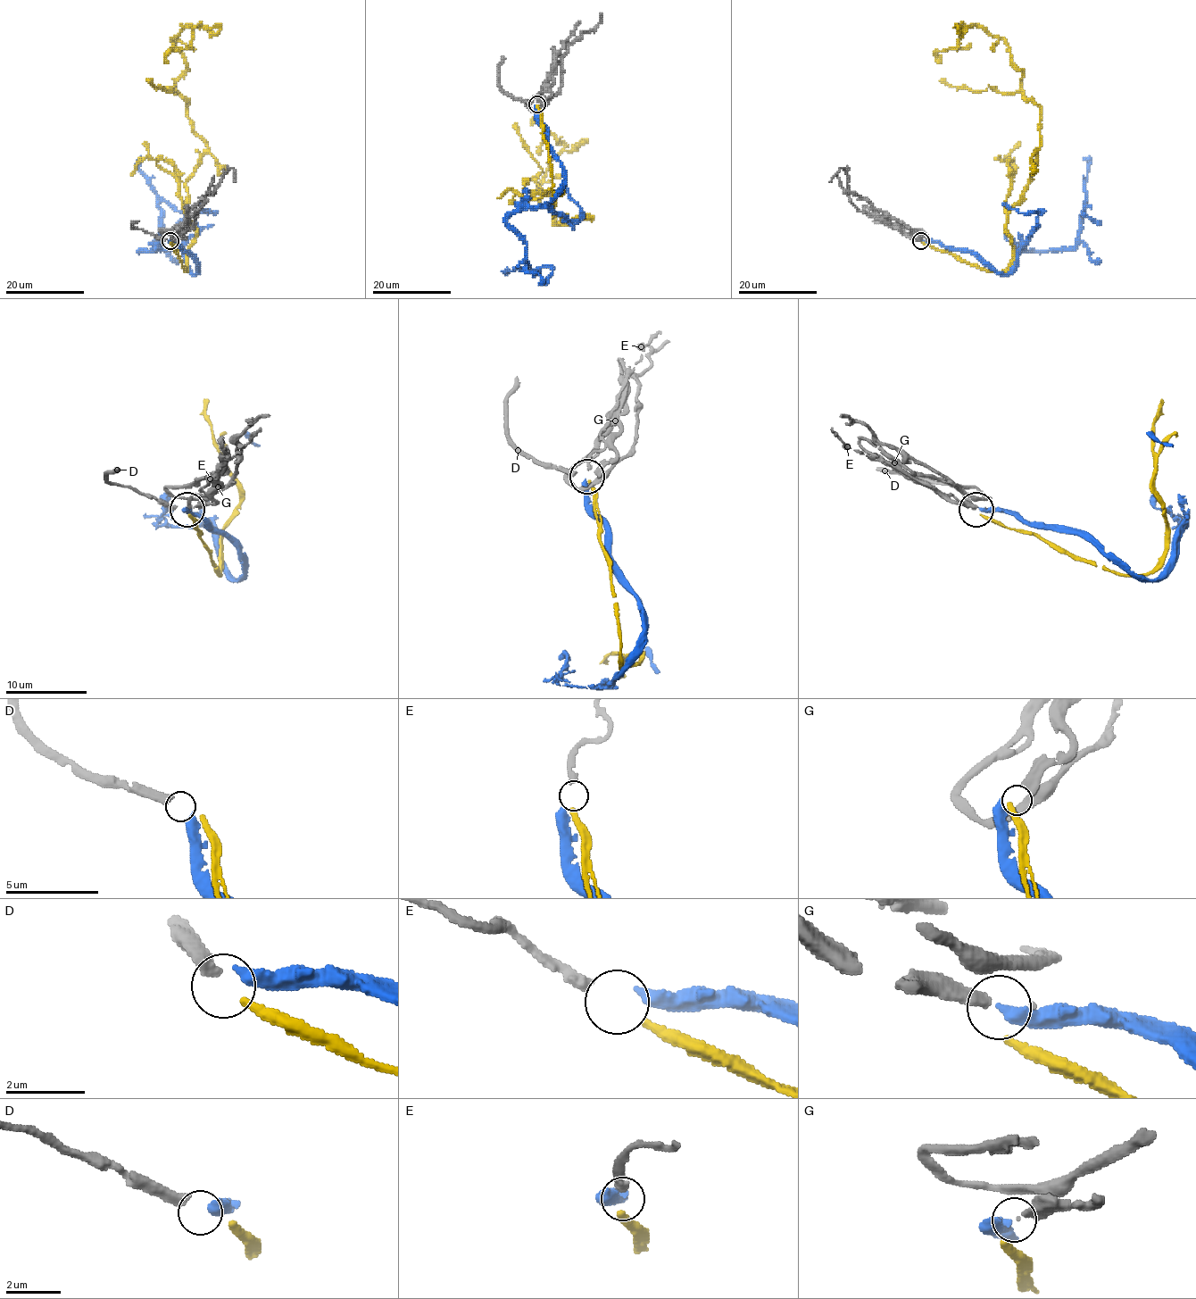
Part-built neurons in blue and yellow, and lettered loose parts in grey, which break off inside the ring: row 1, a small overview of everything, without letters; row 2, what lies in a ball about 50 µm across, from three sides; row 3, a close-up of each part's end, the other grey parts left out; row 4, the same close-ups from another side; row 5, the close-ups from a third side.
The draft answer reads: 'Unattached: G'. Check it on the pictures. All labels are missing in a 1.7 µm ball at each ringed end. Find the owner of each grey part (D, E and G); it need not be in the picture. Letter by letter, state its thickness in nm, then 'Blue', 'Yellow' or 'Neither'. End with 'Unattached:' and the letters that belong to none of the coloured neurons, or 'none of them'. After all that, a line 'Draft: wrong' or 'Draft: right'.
D: Thickness 440 nm. Neither
E: Thickness 280 nm. Yellow
G: Thickness 50 nm. Blue
Unattached: D
Draft: wrong

